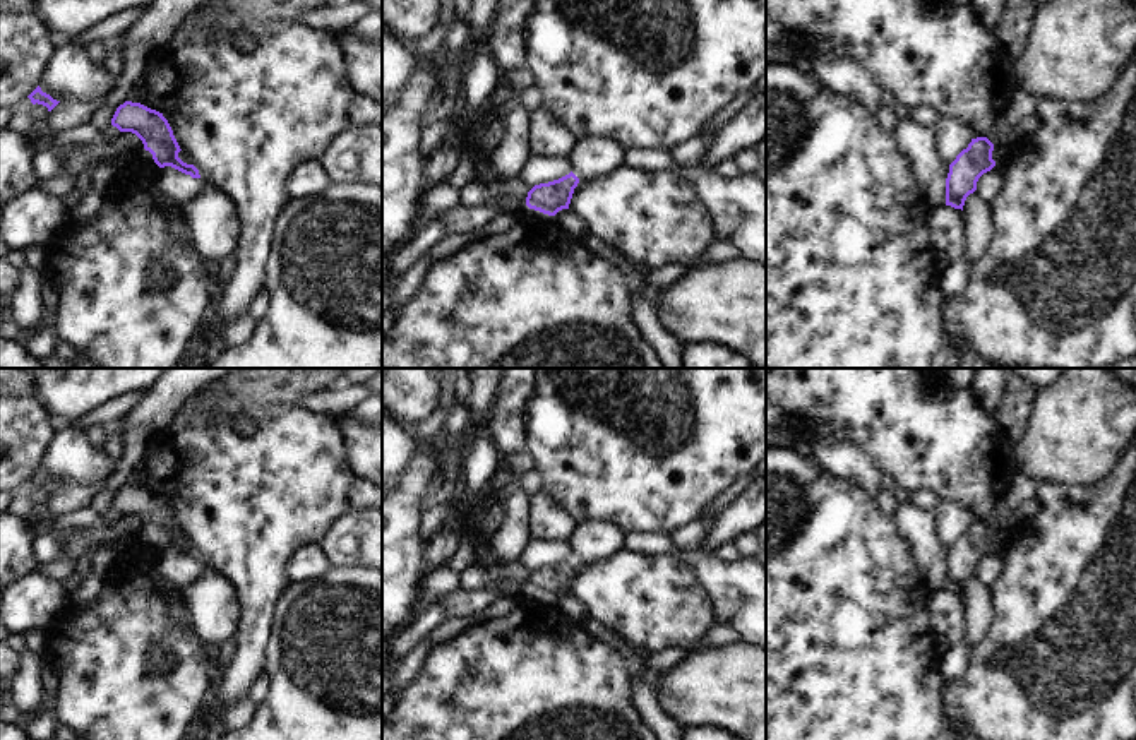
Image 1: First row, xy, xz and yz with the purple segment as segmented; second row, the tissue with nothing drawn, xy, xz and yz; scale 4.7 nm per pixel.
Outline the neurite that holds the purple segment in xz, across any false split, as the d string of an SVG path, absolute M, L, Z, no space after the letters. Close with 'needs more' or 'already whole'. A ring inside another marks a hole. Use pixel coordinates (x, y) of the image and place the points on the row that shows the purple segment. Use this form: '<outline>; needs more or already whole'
M571 171L559 180L535 185L528 192L526 206L543 214L555 216L559 211L569 209L577 183L579 178Z; already whole

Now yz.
M977 137L956 156L946 178L946 206L963 211L966 197L977 190L978 178L995 166L992 151L994 144L987 137Z; already whole

